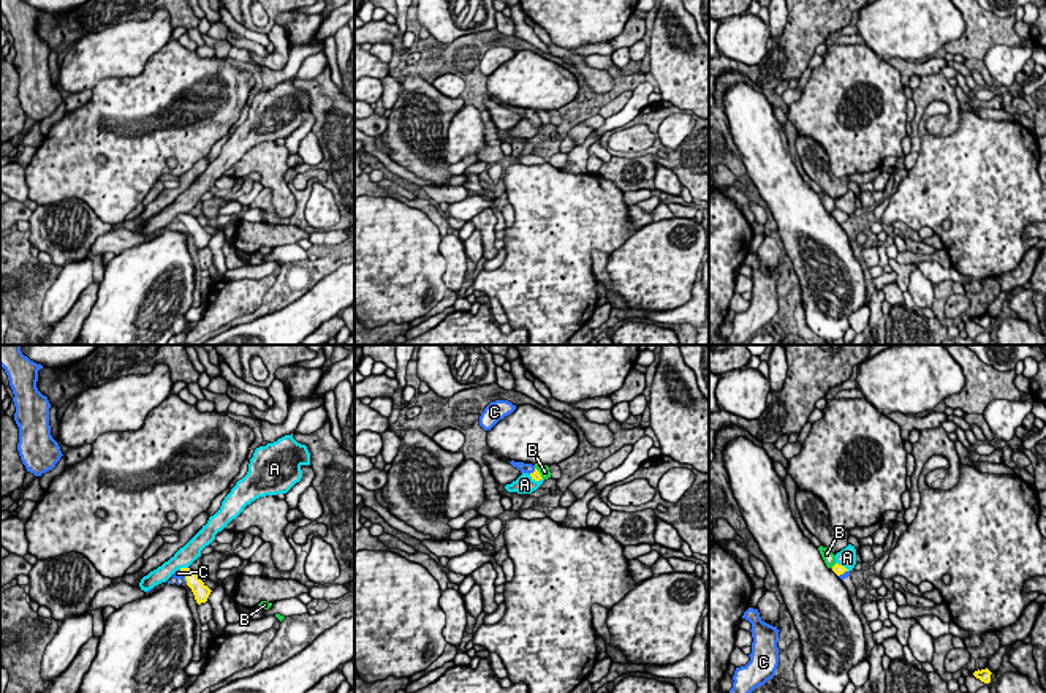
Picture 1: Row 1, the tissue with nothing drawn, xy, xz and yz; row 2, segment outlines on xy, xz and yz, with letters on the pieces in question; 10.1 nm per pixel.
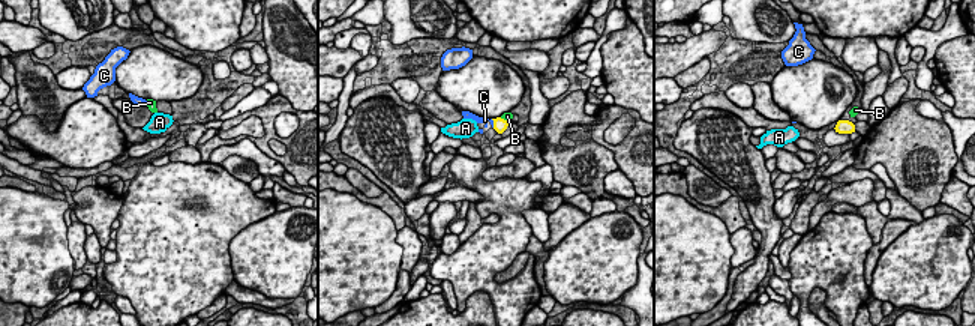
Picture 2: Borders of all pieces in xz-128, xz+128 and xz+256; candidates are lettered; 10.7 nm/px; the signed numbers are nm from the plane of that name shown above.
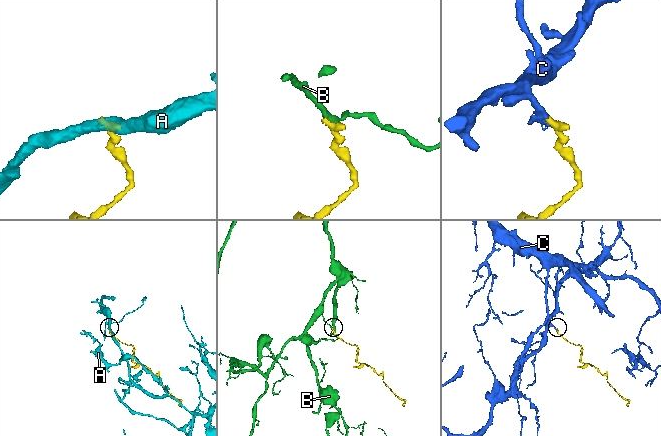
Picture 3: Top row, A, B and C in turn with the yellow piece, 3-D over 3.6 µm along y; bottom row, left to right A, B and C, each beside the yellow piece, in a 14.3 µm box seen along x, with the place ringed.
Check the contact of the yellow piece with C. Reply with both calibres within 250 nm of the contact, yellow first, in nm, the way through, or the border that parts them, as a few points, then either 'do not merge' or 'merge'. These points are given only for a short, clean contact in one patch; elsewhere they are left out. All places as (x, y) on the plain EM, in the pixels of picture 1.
calibres 170 and 70 nm; way xy (201, 238), (185, 222), (178, 219); merge

